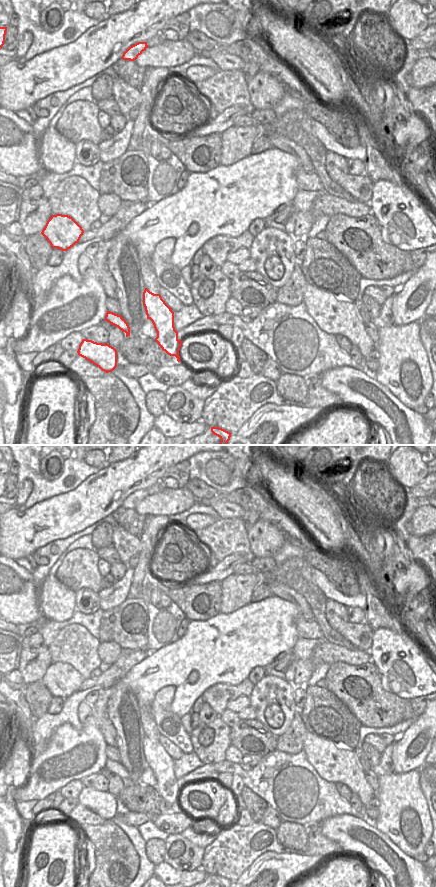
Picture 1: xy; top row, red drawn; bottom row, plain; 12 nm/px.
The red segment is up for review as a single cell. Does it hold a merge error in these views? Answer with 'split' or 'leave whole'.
leave whole

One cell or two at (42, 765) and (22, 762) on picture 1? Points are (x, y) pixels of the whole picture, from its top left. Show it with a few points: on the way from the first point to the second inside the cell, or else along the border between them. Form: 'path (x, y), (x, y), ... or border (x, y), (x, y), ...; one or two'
border (31, 757), (27, 779), (21, 785); two

